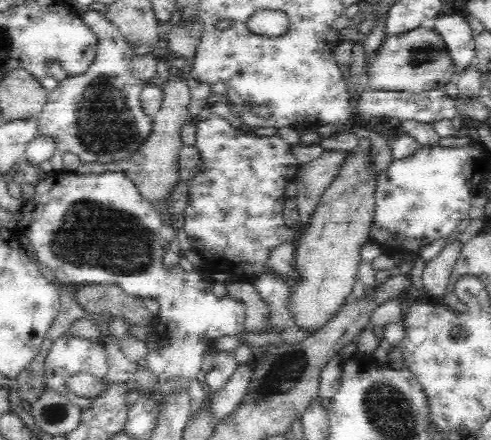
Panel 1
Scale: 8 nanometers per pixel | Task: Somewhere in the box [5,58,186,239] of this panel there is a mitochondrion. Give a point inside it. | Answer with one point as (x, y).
(105, 123)

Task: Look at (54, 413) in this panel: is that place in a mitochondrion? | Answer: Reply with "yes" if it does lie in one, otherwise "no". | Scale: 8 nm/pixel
yes

